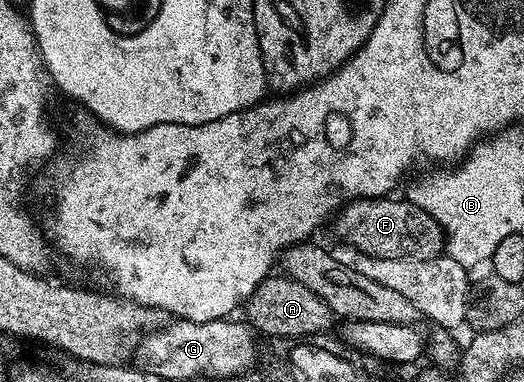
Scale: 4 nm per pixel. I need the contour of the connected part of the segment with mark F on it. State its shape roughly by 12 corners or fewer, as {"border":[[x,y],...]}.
{"border":[[408,198],[350,199],[340,242],[380,259],[436,259],[445,234]]}

